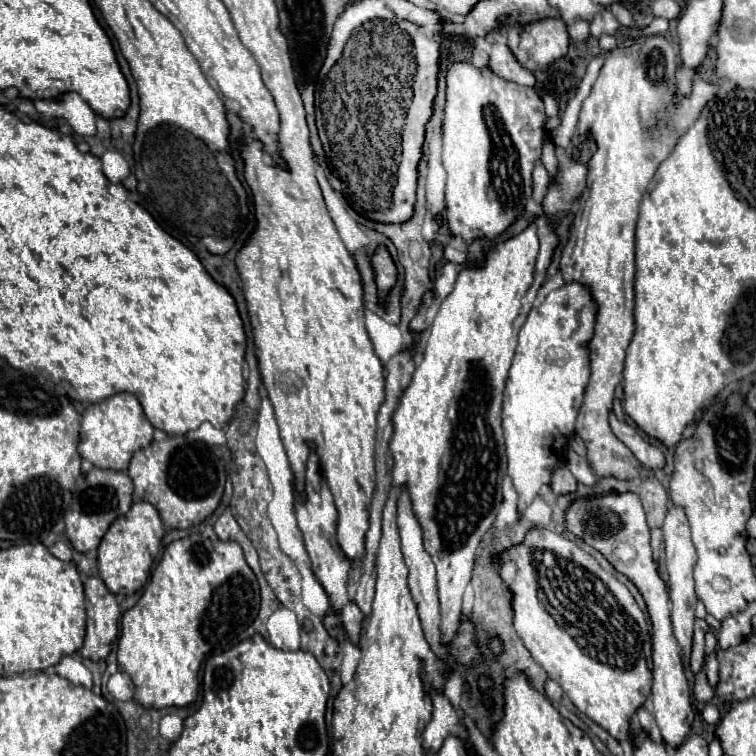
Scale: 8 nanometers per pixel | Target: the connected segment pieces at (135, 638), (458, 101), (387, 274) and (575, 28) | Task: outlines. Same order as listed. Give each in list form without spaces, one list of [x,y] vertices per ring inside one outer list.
[[[190,534],[182,540],[176,540],[169,544],[162,554],[162,560],[158,562],[158,566],[152,572],[150,584],[144,587],[142,598],[136,602],[134,608],[126,610],[122,616],[122,630],[120,630],[120,640],[118,640],[118,664],[134,682],[134,700],[140,702],[144,708],[154,709],[168,708],[168,706],[188,706],[194,702],[200,688],[200,666],[202,666],[202,660],[206,658],[206,654],[210,654],[214,650],[214,646],[218,646],[222,642],[232,642],[232,646],[234,646],[238,642],[238,634],[244,632],[254,622],[254,618],[258,616],[258,610],[260,610],[260,588],[258,588],[252,568],[244,560],[244,554],[242,554],[242,548],[238,542],[218,541],[214,547],[208,538],[204,538],[200,534]]]
[[[456,62],[448,66],[446,74],[446,110],[444,110],[444,150],[442,164],[448,172],[446,182],[446,222],[452,236],[460,236],[466,244],[476,238],[496,238],[518,214],[524,212],[526,202],[532,198],[532,170],[540,162],[544,146],[544,102],[530,86],[520,86],[502,80],[490,68],[474,68],[470,62]]]
[[[380,246],[376,250],[372,266],[374,266],[374,272],[376,272],[376,284],[378,284],[380,298],[386,298],[388,290],[396,282],[396,266],[394,266],[394,262],[392,262],[392,258],[390,258],[390,254],[384,246]]]
[[[578,20],[576,24],[572,24],[570,28],[568,28],[568,34],[570,34],[570,38],[574,40],[574,42],[586,42],[588,38],[590,38],[590,24],[588,22],[584,22],[584,20]]]

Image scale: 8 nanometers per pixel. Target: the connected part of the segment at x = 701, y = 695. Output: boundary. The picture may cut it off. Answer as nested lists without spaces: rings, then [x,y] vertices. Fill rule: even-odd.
[[[704,670],[694,676],[694,696],[698,702],[710,702],[714,698],[714,690],[708,686]]]

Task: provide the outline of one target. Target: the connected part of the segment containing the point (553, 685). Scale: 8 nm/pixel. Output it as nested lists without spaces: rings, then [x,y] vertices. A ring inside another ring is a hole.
[[[548,680],[544,690],[546,690],[546,696],[548,696],[552,702],[560,702],[560,700],[562,700],[562,696],[564,696],[562,686],[560,686],[558,682],[554,682],[554,680]]]

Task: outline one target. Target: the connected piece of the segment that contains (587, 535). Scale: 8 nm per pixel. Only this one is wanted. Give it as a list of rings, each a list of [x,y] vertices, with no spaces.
[[[608,492],[604,496],[578,498],[566,510],[566,530],[572,532],[574,536],[582,538],[588,546],[592,546],[598,552],[602,552],[602,556],[620,574],[624,574],[628,580],[632,580],[634,586],[640,590],[640,594],[642,594],[642,598],[646,602],[650,620],[652,620],[652,662],[654,662],[654,668],[652,668],[652,674],[654,674],[654,680],[652,680],[652,704],[654,704],[654,708],[652,708],[652,712],[654,712],[654,718],[656,718],[656,724],[658,724],[658,728],[662,732],[664,742],[672,744],[672,746],[682,744],[682,740],[688,736],[690,724],[694,720],[694,712],[692,712],[692,704],[690,704],[690,684],[688,684],[688,678],[686,678],[686,672],[684,672],[682,656],[678,652],[678,642],[674,640],[674,632],[672,632],[670,594],[668,594],[666,582],[662,580],[662,576],[658,572],[658,562],[652,556],[650,530],[648,530],[646,514],[644,514],[644,508],[642,508],[642,502],[640,502],[638,494],[634,494],[634,492],[622,492],[622,494],[620,492]]]

